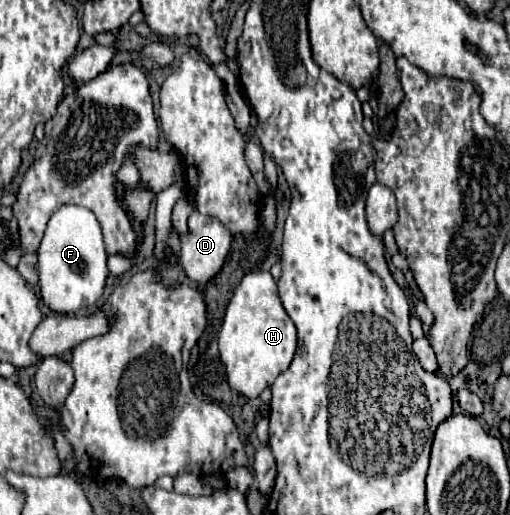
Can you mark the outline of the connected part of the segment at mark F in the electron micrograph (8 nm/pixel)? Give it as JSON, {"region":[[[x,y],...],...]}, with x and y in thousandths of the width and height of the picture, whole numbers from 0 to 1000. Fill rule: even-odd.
{"region":[[[153,400],[114,404],[94,427],[75,485],[78,575],[86,590],[114,610],[157,610],[180,598],[200,575],[212,540],[208,501],[200,447],[188,419],[176,408]]]}

